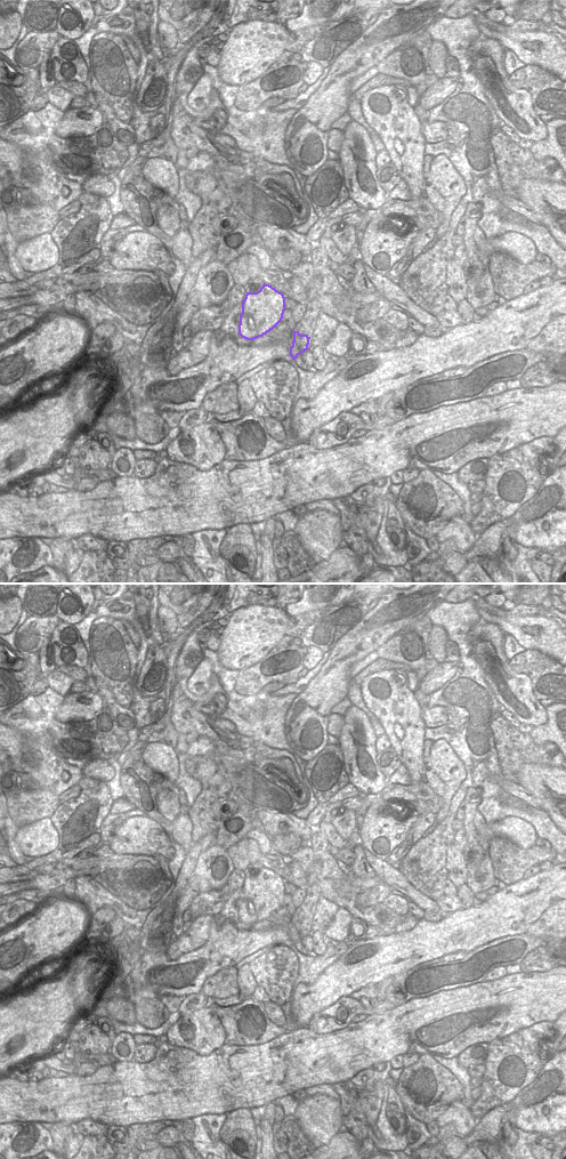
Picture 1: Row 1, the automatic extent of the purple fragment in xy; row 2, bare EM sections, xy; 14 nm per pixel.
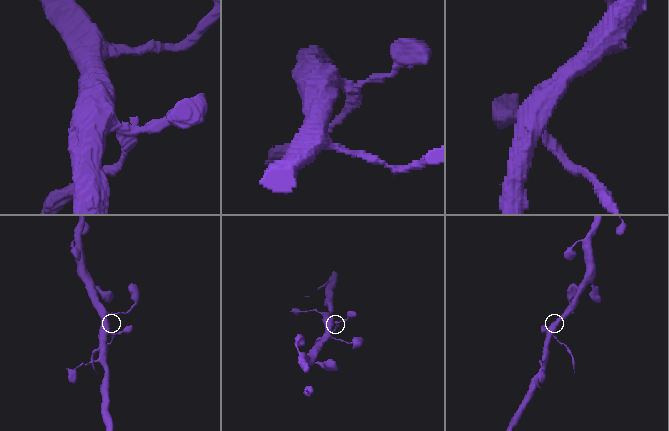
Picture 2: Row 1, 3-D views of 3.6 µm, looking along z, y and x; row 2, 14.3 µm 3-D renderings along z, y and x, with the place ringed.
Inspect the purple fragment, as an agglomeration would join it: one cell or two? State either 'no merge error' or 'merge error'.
merge error

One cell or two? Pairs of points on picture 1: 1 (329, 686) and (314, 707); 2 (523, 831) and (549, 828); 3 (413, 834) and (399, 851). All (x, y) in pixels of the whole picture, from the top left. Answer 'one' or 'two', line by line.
1: one
2: two
3: one

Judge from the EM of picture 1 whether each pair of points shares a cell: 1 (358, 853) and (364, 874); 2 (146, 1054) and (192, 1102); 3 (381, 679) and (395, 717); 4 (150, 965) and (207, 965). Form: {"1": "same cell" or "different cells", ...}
{"1": "same cell", "2": "different cells", "3": "same cell", "4": "same cell"}

